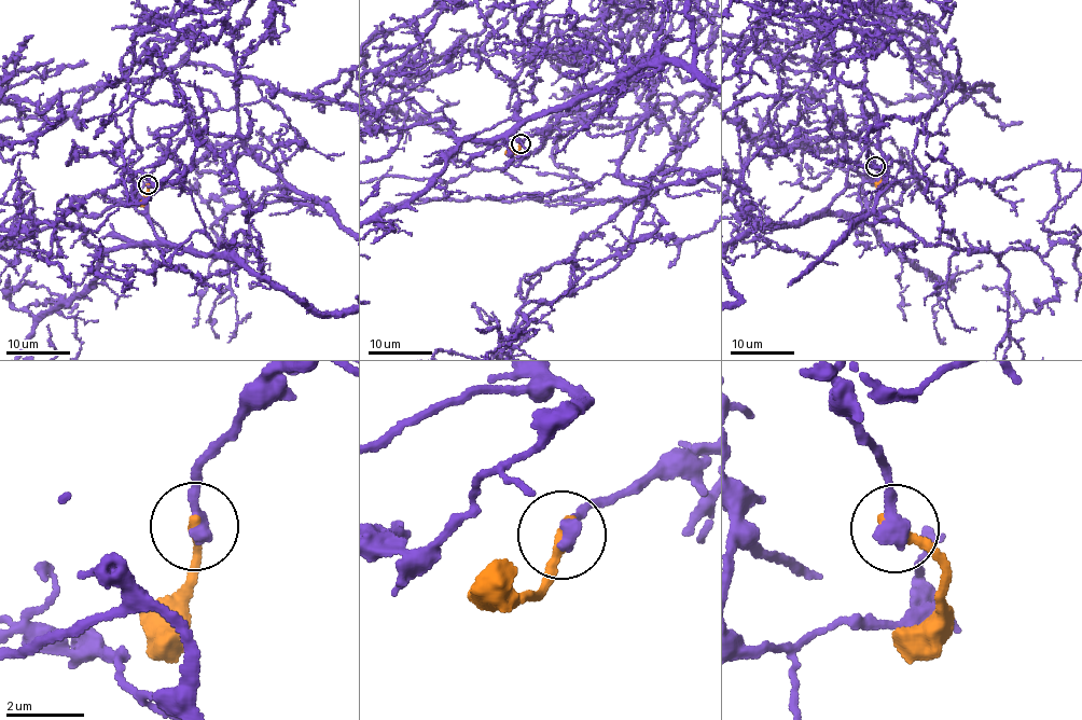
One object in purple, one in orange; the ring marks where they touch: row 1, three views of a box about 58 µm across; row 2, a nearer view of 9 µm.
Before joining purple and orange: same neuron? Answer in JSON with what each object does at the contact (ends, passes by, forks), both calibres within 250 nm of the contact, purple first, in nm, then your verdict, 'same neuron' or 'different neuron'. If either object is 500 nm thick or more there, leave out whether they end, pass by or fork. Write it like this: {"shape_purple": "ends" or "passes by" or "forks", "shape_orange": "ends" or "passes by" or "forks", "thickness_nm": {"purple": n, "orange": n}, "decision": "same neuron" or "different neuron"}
{"shape_purple": "ends", "shape_orange": "ends", "thickness_nm": {"purple": 480, "orange": 280}, "decision": "different neuron"}

